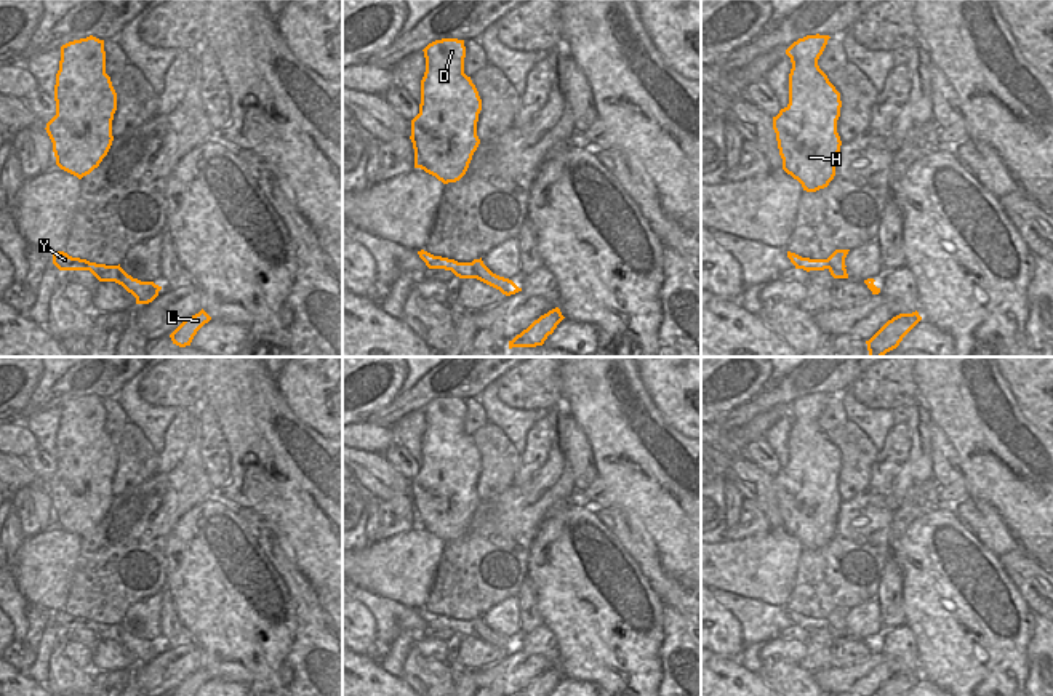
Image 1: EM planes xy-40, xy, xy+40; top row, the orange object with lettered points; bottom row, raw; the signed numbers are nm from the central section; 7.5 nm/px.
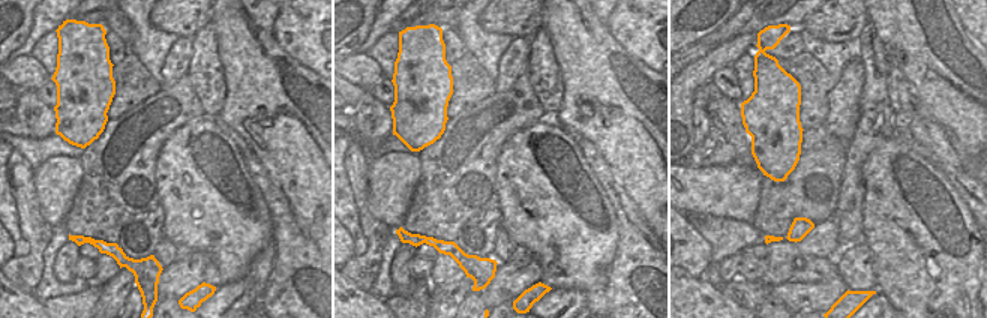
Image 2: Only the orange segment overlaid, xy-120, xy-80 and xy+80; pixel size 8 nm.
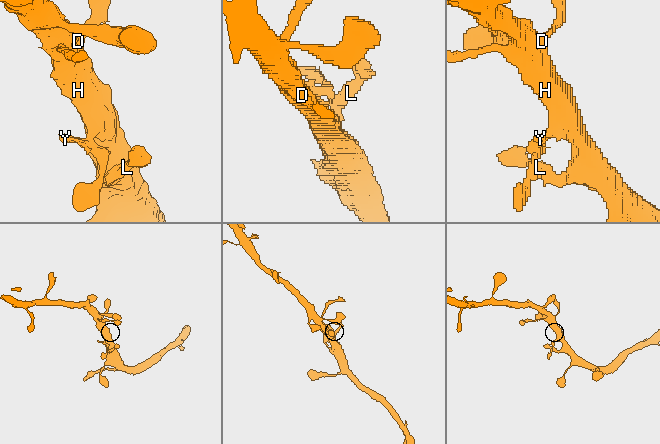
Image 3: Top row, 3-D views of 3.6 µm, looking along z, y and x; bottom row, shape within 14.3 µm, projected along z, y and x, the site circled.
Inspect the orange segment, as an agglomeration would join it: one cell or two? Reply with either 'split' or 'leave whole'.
split

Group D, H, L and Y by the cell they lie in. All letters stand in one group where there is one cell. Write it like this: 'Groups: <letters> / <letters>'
Groups: D H L / Y.

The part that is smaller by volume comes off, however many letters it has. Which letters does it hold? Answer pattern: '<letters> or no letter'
Y

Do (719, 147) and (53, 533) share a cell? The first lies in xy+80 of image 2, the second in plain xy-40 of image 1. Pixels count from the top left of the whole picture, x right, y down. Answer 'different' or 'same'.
different

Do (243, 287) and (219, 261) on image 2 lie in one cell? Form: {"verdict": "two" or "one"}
{"verdict": "two"}

